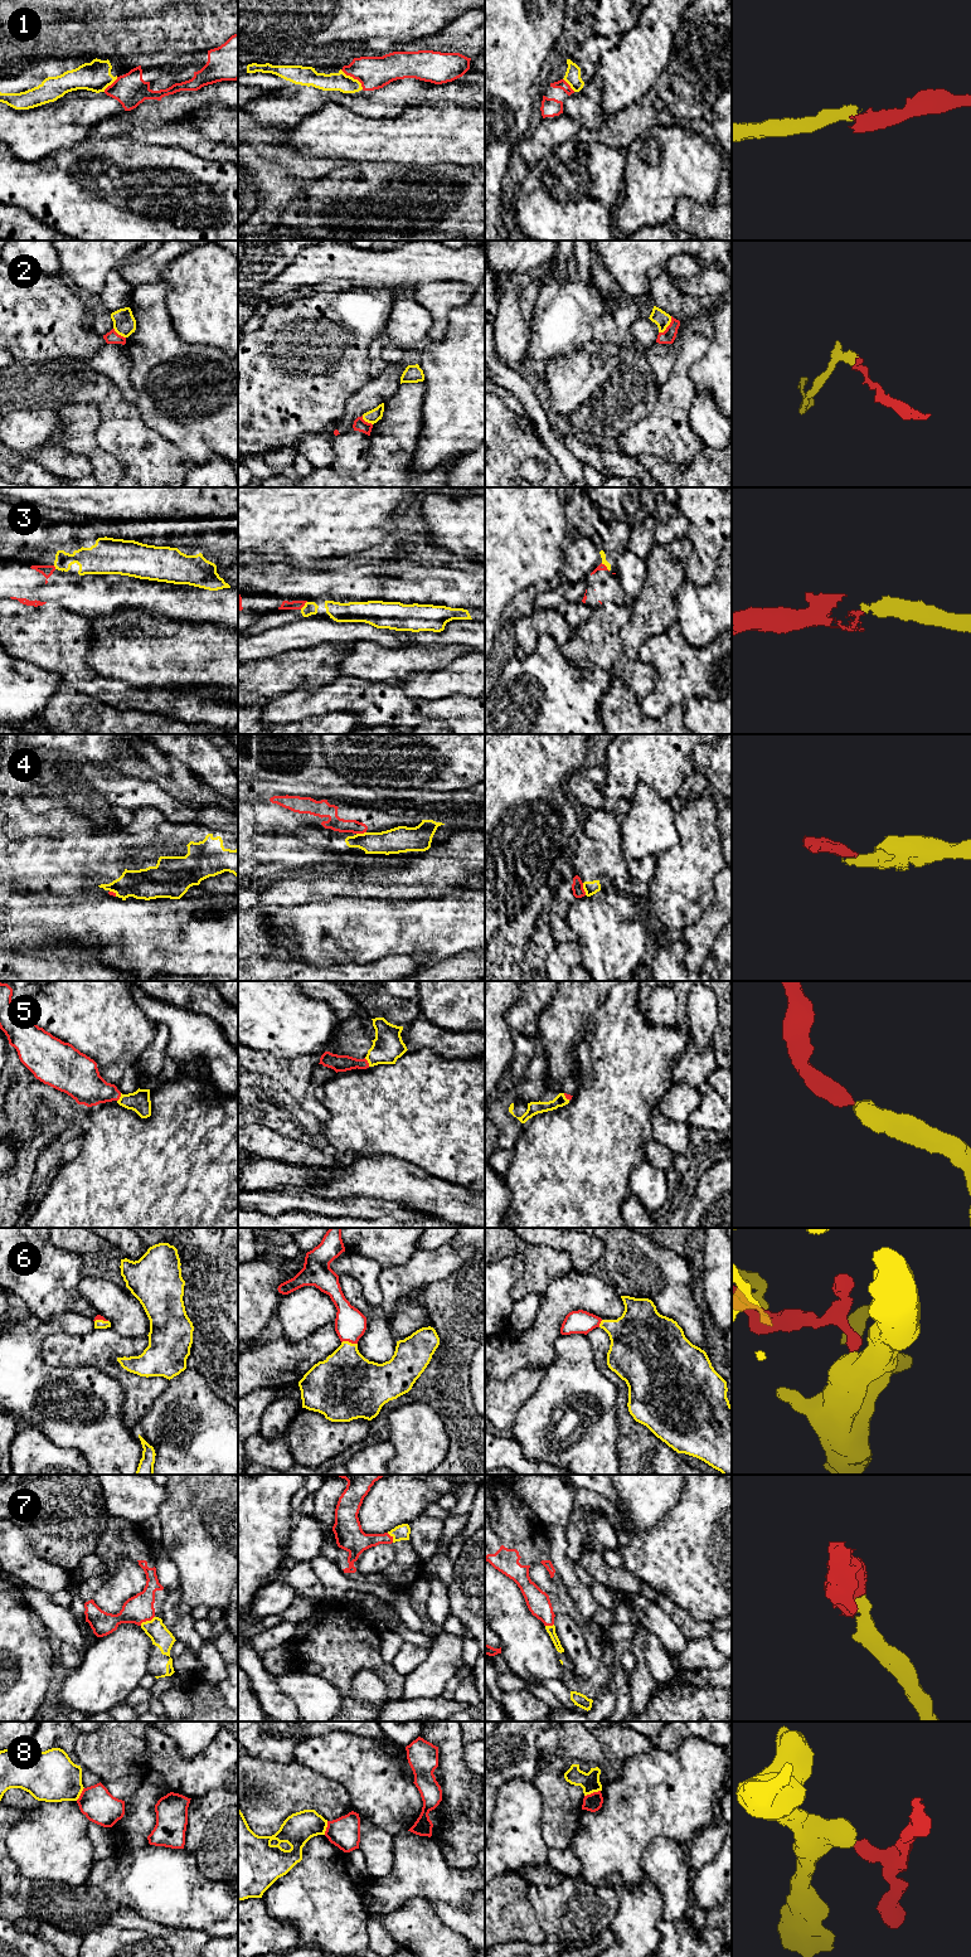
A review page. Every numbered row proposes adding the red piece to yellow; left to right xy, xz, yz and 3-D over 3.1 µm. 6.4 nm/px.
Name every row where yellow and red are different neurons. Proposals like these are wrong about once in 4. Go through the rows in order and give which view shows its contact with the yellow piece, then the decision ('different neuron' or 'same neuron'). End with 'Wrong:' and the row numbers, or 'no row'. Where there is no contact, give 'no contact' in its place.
1: contact in xz; different neuron
2: contact in yz; same neuron
3: contact in xz; different neuron
4: contact in yz; different neuron
5: contact in xz; same neuron
6: contact in xz; same neuron
7: contact in xy; same neuron
8: contact in yz; different neuron
Wrong: 1, 3, 4, 8

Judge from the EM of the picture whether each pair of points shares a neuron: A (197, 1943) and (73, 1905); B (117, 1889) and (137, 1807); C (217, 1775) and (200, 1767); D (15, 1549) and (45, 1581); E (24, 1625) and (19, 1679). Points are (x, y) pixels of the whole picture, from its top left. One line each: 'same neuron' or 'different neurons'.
A: same neuron
B: different neurons
C: same neuron
D: same neuron
E: same neuron

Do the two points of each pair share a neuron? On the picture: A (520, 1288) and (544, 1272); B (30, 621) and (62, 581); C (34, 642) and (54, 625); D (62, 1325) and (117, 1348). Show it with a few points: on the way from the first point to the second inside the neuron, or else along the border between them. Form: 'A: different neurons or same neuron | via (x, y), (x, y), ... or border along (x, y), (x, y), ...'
A: same neuron | via (527, 1285), (538, 1276)
B: different neurons | border along (14, 598), (34, 606), (56, 602), (72, 612)
C: same neuron | via (39, 637), (49, 630)
D: different neurons | border along (93, 1327), (85, 1334), (54, 1334)

